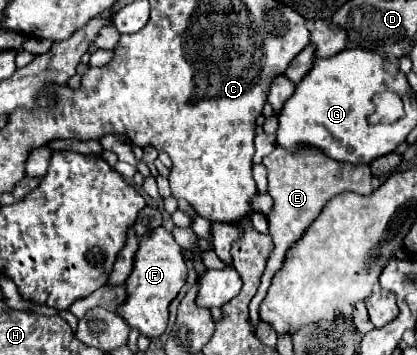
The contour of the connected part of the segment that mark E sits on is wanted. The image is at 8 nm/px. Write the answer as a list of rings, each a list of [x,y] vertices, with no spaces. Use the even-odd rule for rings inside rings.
[[[277,146],[269,156],[263,158],[263,164],[267,166],[267,174],[269,174],[267,176],[269,194],[275,200],[273,210],[267,216],[269,234],[273,238],[275,250],[271,252],[271,256],[267,260],[259,290],[249,302],[250,322],[255,330],[259,322],[259,304],[263,302],[267,288],[271,286],[271,276],[275,276],[275,272],[283,266],[283,256],[285,256],[287,248],[291,248],[291,244],[295,244],[295,240],[299,240],[299,236],[303,236],[303,232],[319,216],[321,208],[325,208],[325,204],[341,192],[357,192],[357,194],[371,194],[373,192],[373,186],[371,186],[373,176],[371,176],[371,170],[367,164],[355,166],[355,164],[347,164],[347,162],[329,160],[325,154],[315,152],[311,148],[301,150],[299,154],[291,154],[291,152],[283,150],[281,146]]]

